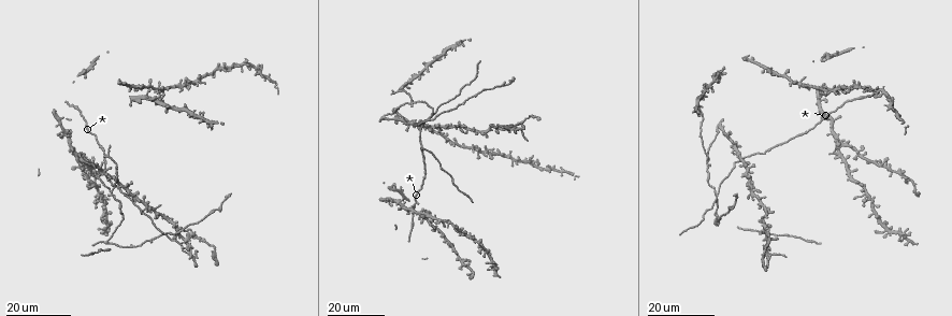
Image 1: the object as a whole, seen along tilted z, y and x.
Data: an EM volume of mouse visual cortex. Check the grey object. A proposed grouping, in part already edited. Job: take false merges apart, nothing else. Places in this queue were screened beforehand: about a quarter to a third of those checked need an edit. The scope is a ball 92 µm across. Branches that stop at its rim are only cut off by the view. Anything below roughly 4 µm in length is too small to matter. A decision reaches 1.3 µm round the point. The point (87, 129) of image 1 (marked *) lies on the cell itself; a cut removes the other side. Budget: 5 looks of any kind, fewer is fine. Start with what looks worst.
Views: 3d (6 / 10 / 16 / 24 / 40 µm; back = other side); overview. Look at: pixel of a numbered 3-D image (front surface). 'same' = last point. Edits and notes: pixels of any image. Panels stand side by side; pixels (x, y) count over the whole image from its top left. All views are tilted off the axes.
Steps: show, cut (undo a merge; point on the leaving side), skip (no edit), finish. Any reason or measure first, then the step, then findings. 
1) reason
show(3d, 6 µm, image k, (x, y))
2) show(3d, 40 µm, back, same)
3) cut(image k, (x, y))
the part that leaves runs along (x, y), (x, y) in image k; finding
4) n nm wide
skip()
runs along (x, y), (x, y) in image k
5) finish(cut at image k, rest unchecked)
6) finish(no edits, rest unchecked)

looks like a crossing
show(3d, 16 µm, image 1, (413, 103))

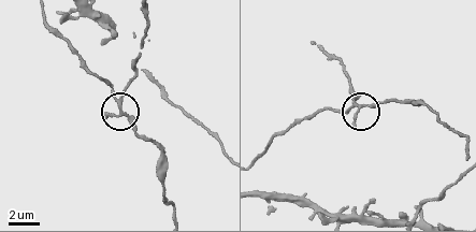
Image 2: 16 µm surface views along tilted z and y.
zoom in
show(3d, 10 µm, image 2, (119, 99))

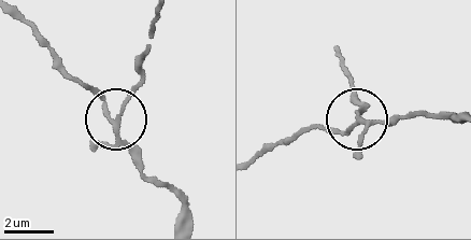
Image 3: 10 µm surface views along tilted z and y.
side arm 70 µm; 4 arms
cut(image 3, (132, 86))
two cells meet here

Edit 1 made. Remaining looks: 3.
show(overview)

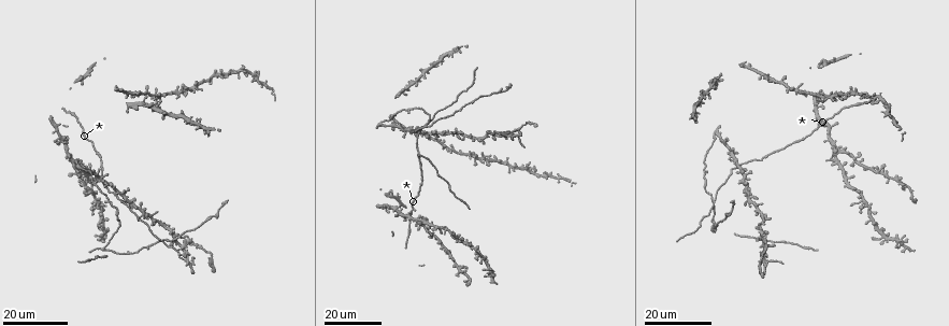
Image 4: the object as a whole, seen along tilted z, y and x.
side arm on a straight run
show(3d, 24 µm, image 4, (110, 192))

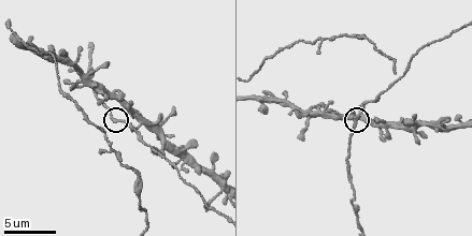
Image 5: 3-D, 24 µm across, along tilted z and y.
show(3d, 6 µm, image 5, (359, 117))

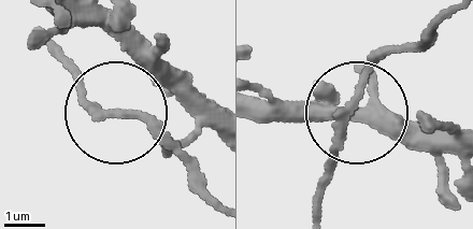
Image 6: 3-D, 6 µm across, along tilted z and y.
skip()
runs along (312, 214), (315, 185), (363, 80), (415, 44) in image 6; all the same cell

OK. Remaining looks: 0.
finish(cut at image 3, rest unchecked)

